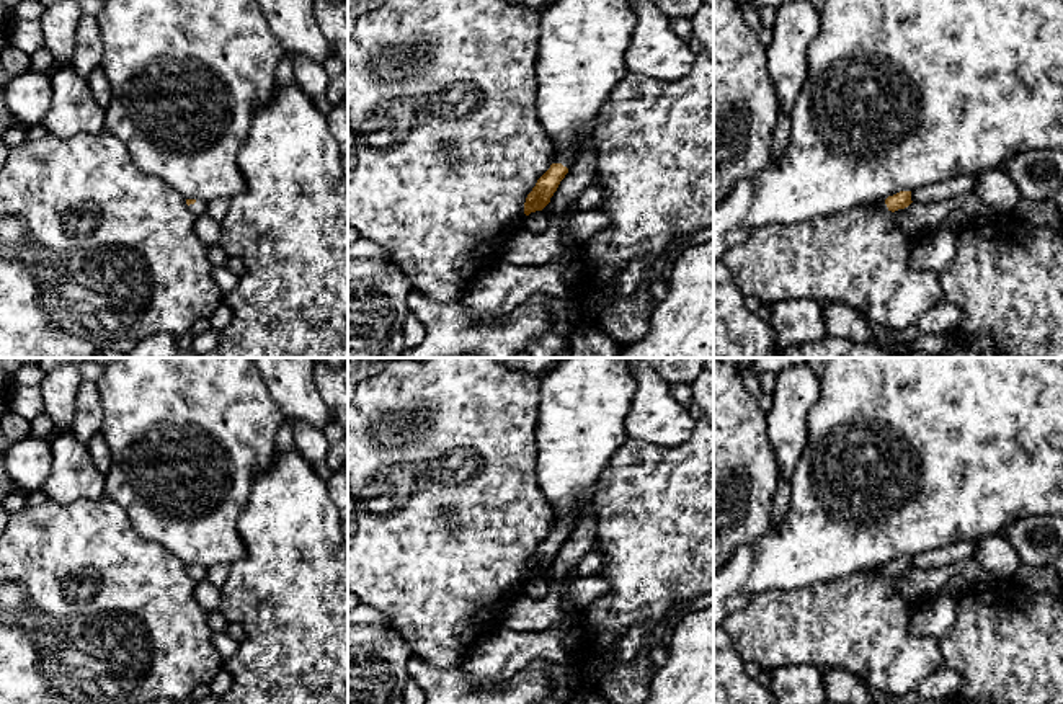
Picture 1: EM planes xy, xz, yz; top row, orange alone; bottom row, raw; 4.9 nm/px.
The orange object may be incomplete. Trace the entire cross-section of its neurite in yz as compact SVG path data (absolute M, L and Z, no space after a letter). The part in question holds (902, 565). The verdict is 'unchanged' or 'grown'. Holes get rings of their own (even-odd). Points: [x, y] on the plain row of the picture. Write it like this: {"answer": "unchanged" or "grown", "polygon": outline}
{"answer": "grown", "polygon": "M900 557L893 562L888 562L887 565L877 567L874 570L870 570L875 575L882 575L882 577L898 577L898 575L905 575L911 570L911 557Z"}

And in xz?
{"answer": "grown", "polygon": "M567 511L558 521L555 521L550 534L537 546L524 568L526 581L542 577L550 568L550 564L557 557L560 547L572 534L570 516L572 511Z"}

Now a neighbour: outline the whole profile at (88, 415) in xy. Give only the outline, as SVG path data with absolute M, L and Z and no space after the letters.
M82 381L75 397L75 417L70 425L70 431L82 444L100 431L103 423L103 408L100 405L100 395L96 384Z

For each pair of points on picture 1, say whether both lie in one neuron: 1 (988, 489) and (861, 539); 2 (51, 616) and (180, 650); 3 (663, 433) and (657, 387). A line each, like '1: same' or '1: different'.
1: same
2: same
3: same

